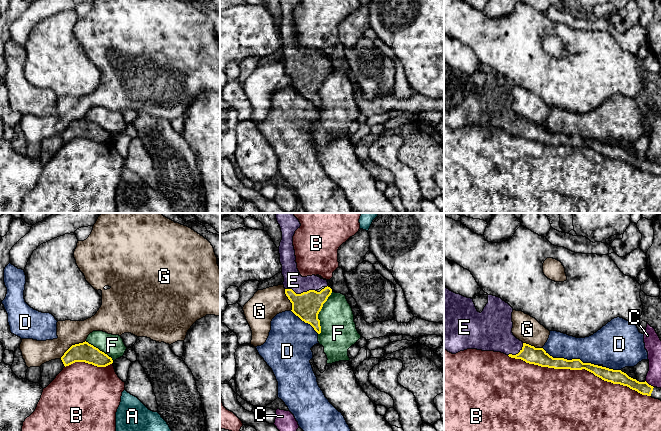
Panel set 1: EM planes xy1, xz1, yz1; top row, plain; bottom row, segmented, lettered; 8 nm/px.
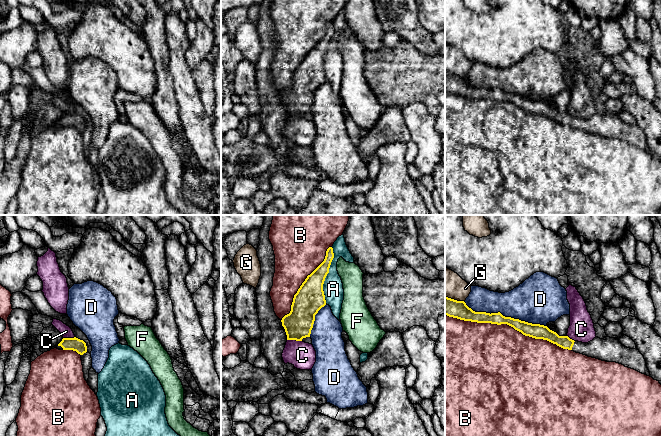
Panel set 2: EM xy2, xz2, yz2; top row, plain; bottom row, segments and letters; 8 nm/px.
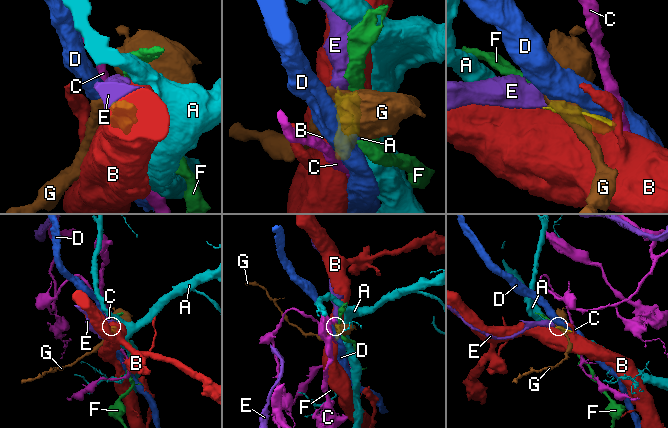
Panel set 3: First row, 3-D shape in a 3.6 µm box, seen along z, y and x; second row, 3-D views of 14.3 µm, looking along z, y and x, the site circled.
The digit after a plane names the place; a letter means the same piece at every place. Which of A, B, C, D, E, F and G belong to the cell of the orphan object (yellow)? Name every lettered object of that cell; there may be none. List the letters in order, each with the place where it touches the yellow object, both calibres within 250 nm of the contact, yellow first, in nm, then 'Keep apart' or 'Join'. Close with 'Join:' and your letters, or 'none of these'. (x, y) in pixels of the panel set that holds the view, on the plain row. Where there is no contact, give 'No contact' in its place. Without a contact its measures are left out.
A: Touches yellow at xz2 (326, 51). Thickness 240 nm (yellow) against 160 nm. Keep apart
B: Touches yellow at yz1 (579, 145). Thickness 110 nm (yellow) against 500 nm. Keep apart
C: Touches yellow at xz2 (294, 115). Thickness 220 nm (yellow) against 220 nm. Keep apart
D: Touches yellow at yz2 (504, 92). Thickness 110 nm (yellow) against 320 nm. Keep apart
E: Touches yellow at xz1 (301, 69). Thickness 220 nm (yellow) against 150 nm. Join
F: Touches yellow at xz1 (318, 89). Thickness 220 nm (yellow) against 280 nm. Keep apart
G: Touches yellow at xy1 (72, 121). Thickness 160 nm (yellow) against 200 nm. Keep apart
Join: E

